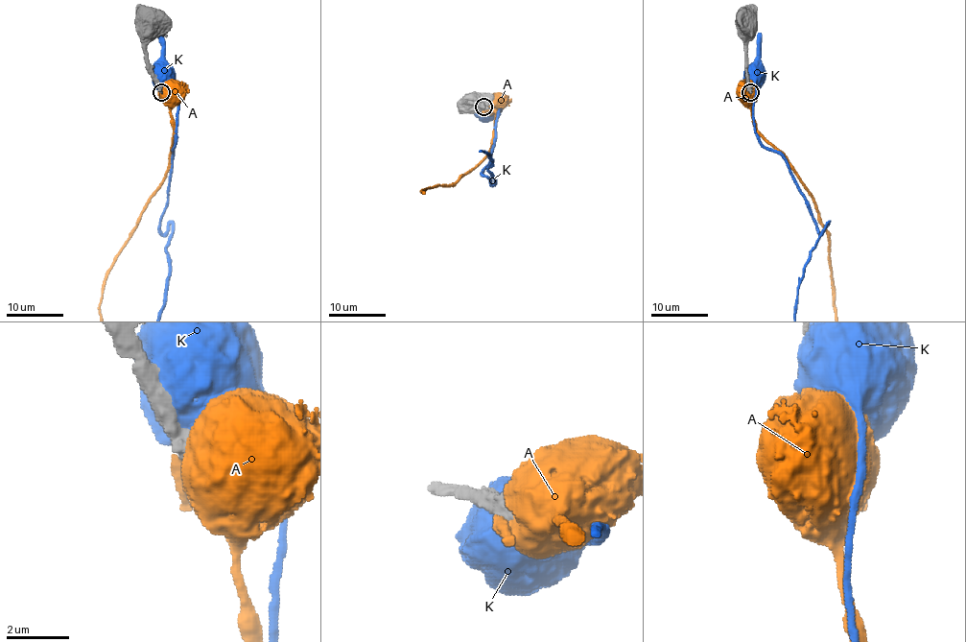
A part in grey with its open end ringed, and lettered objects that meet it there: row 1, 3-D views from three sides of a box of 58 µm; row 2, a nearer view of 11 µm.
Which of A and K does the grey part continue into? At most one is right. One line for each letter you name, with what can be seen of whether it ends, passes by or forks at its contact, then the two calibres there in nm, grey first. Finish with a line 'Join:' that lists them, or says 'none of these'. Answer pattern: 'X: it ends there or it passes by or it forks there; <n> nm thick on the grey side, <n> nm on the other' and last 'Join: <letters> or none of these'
Join: none of these

